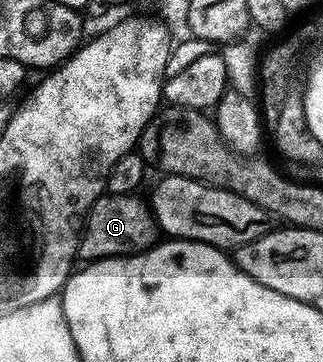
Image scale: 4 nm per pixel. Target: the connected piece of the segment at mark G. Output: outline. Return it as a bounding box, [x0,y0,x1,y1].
[78,194,158,262]

